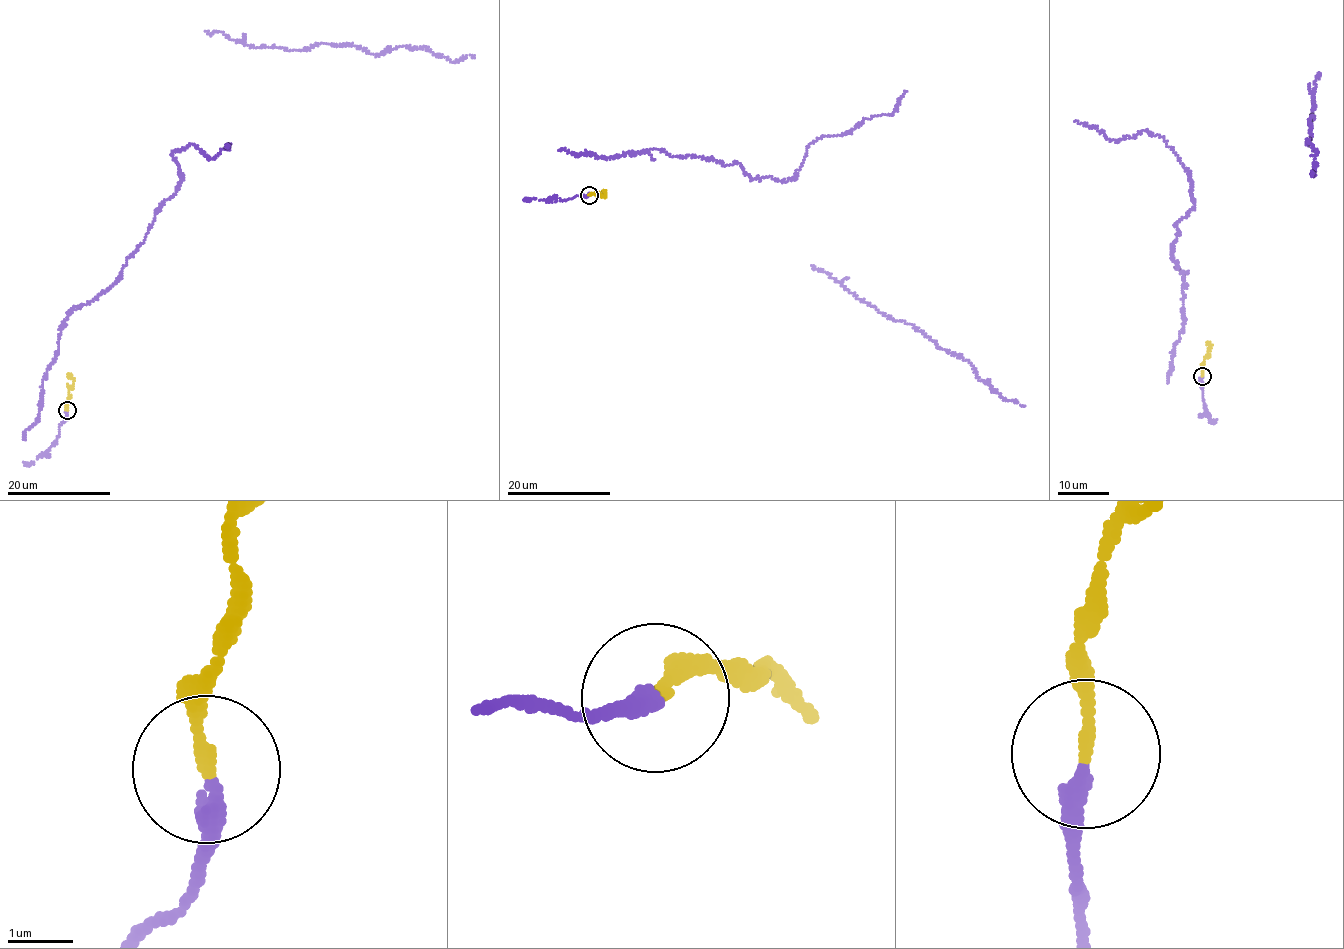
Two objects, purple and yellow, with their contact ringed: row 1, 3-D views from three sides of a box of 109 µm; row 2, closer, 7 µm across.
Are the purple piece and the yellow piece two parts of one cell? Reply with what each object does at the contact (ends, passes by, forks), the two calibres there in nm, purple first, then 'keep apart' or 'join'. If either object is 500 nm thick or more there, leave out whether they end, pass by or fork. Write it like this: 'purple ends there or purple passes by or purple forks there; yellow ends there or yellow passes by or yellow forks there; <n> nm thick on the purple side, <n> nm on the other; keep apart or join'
purple ends there; yellow ends there; 280 nm thick on the purple side, 170 nm on the other; join

